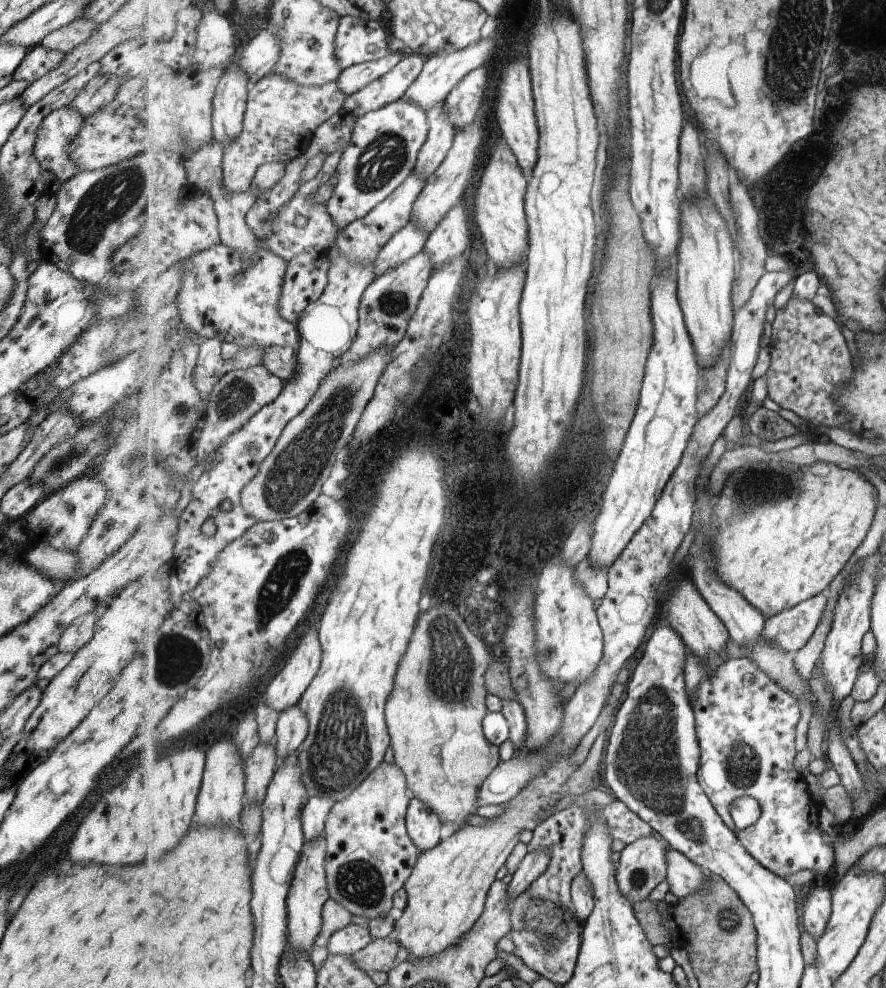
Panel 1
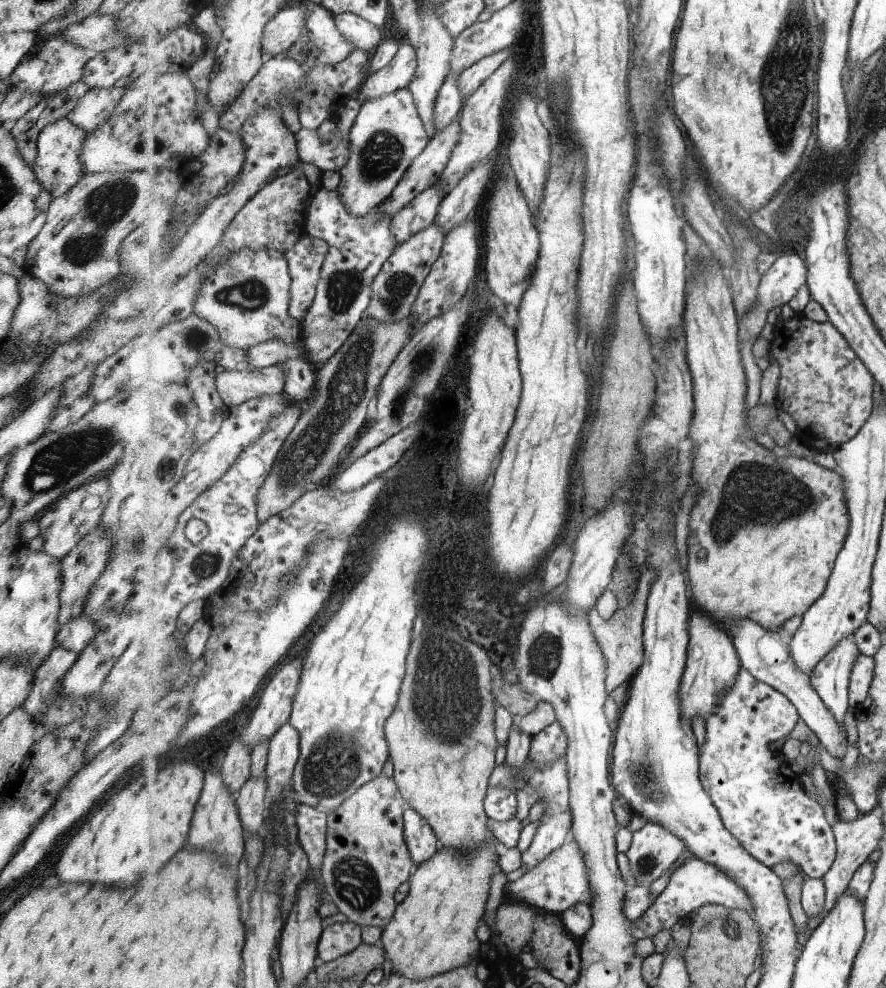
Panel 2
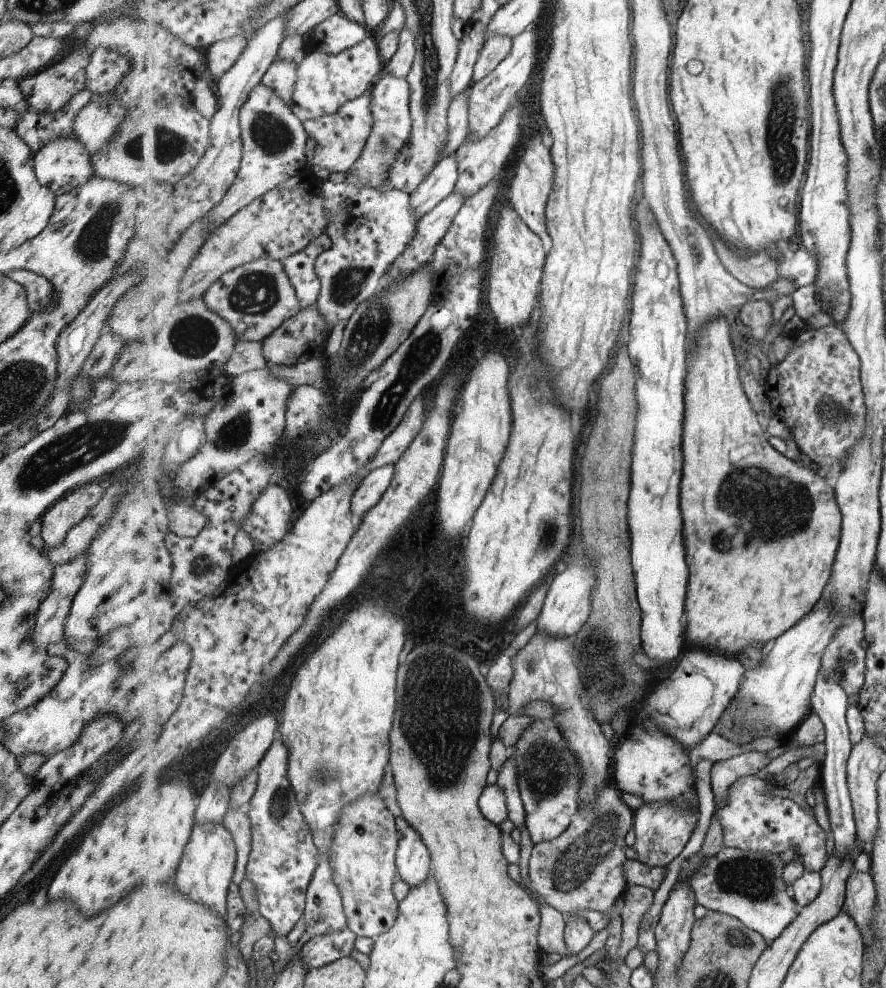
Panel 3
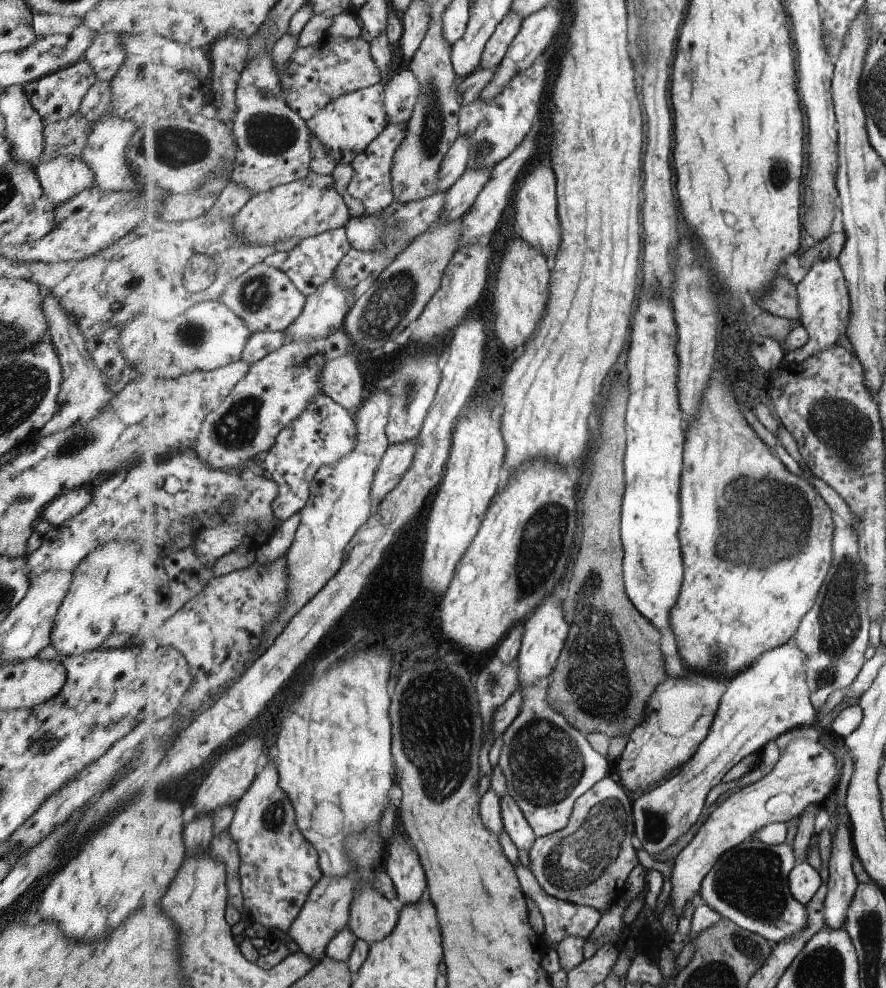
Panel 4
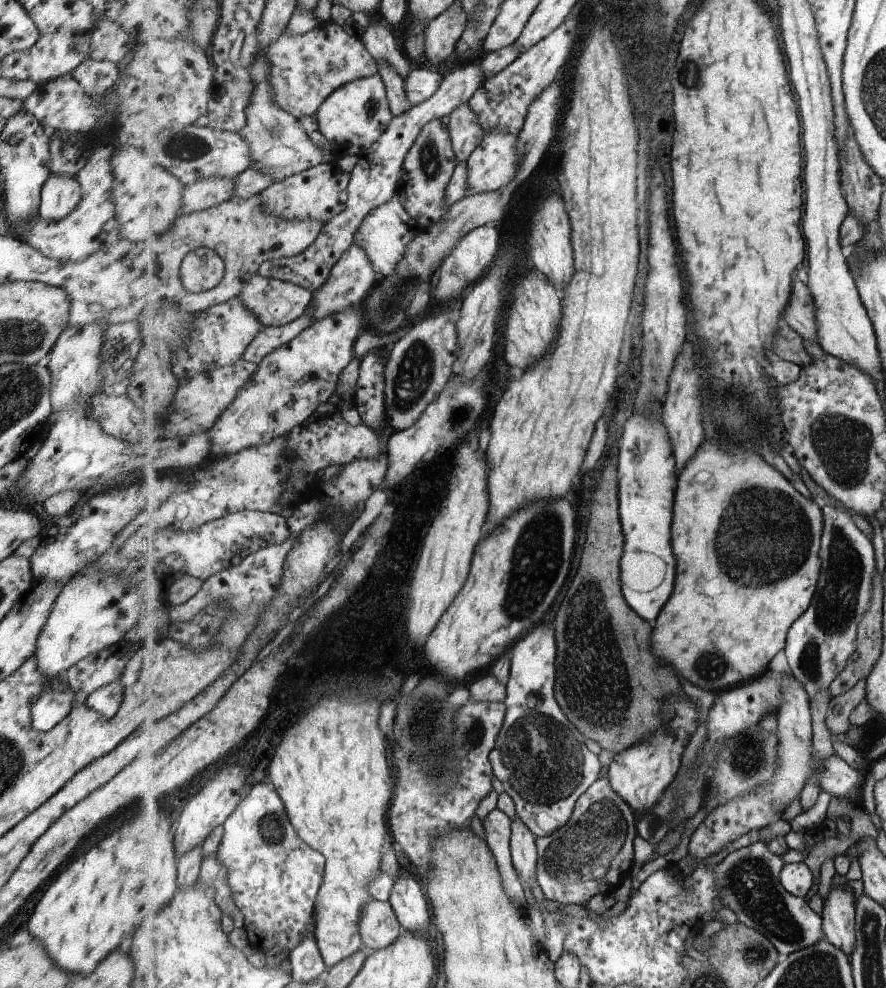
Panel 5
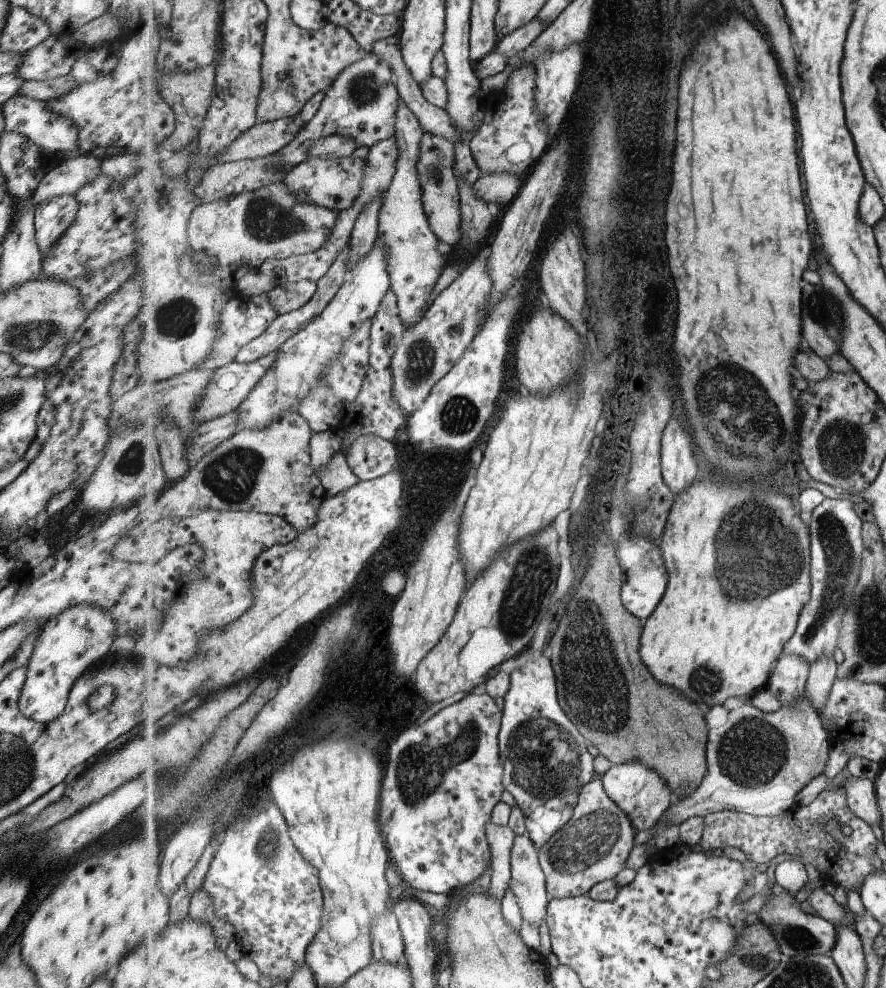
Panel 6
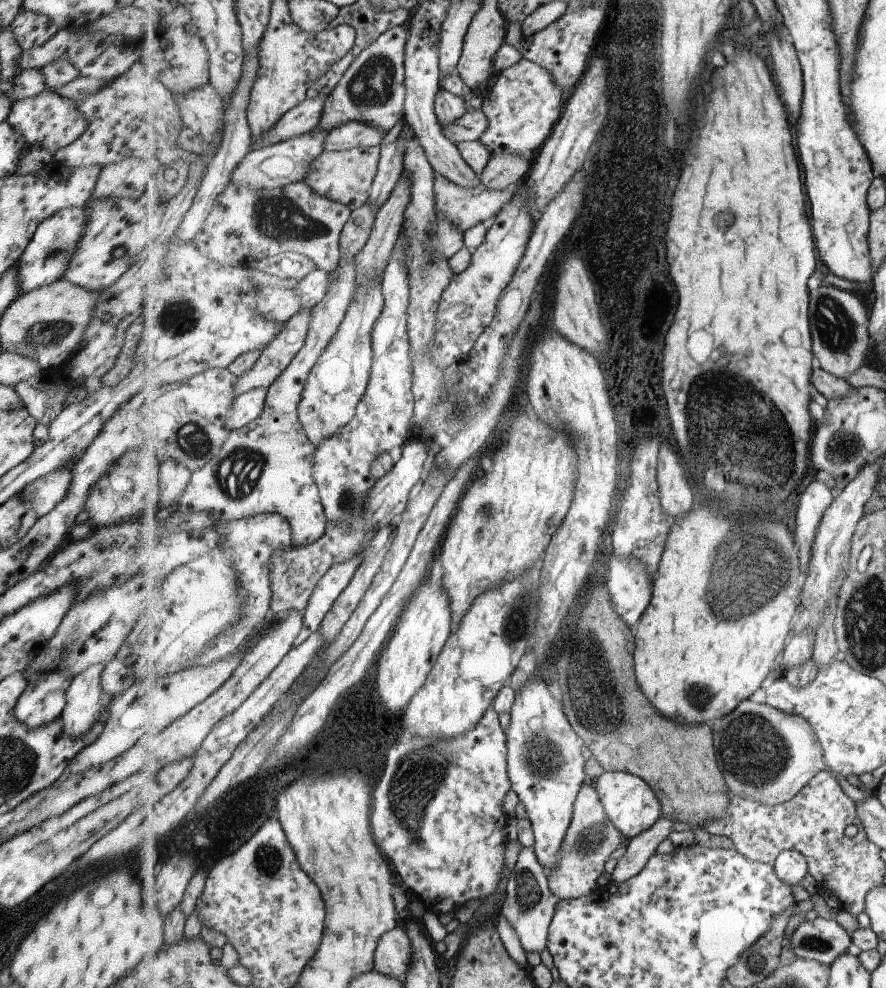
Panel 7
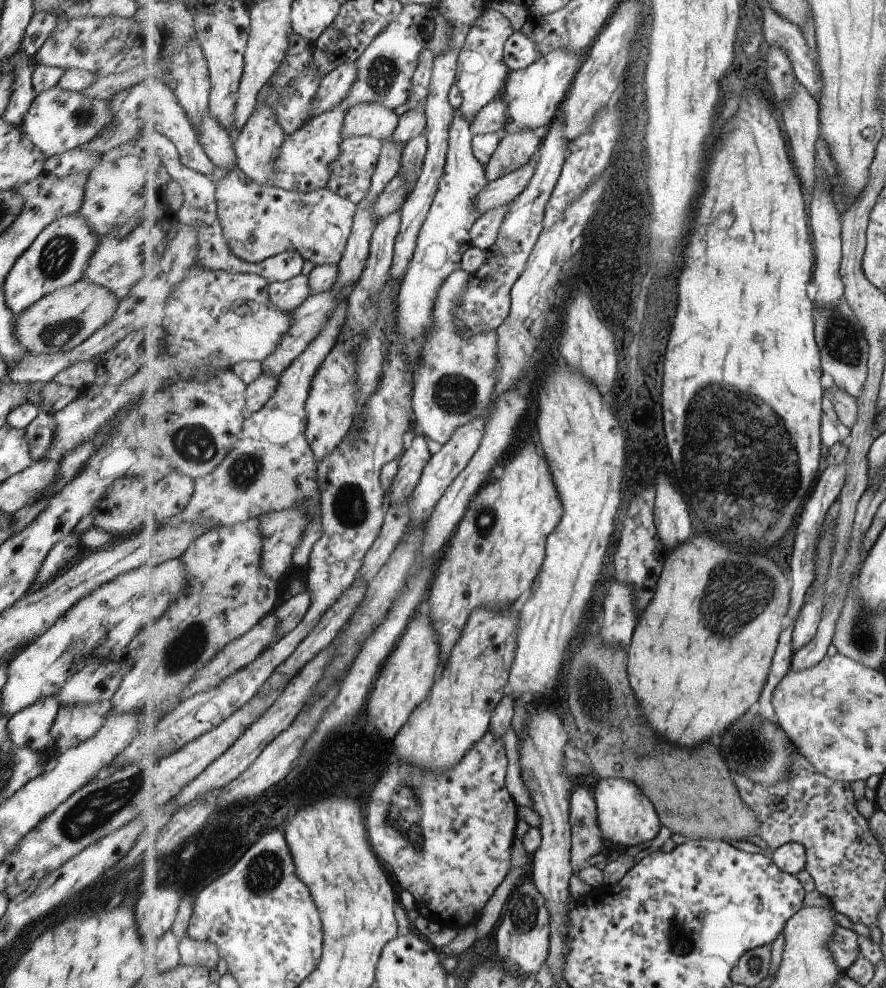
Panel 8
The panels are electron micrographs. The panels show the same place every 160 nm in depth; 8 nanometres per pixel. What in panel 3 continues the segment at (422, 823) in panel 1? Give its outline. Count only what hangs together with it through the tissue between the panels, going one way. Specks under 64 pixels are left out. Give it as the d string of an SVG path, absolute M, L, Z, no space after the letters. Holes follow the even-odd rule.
M397 817L396 825L400 832L399 851L396 854L398 876L414 887L431 876L431 853L421 833L405 817Z

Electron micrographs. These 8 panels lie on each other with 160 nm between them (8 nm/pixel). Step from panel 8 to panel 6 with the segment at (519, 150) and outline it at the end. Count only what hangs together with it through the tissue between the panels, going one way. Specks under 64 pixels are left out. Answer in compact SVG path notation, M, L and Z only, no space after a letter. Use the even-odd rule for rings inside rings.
M489 172L483 174L473 185L473 192L489 204L500 204L502 211L519 195L523 184L524 177L519 174Z

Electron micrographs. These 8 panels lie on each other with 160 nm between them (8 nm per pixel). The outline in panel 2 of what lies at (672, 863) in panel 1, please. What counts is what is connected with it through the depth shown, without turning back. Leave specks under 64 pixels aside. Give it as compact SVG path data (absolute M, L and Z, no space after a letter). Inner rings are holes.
M697 857L687 859L679 865L670 876L667 886L662 890L653 906L633 925L633 934L637 939L651 938L661 930L675 926L681 918L687 918L708 904L723 904L731 909L739 907L753 913L752 898L746 890L738 885L727 873L715 865L701 861Z

